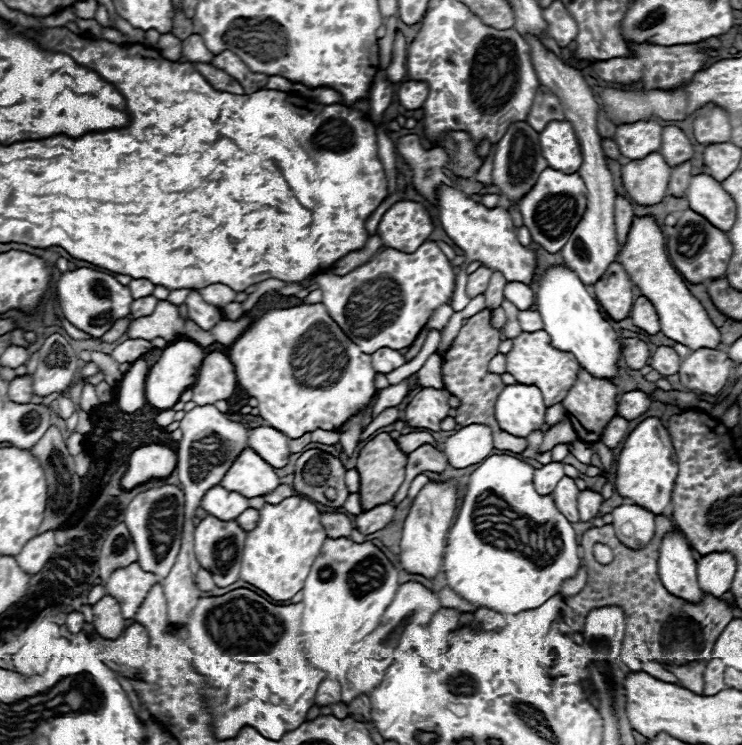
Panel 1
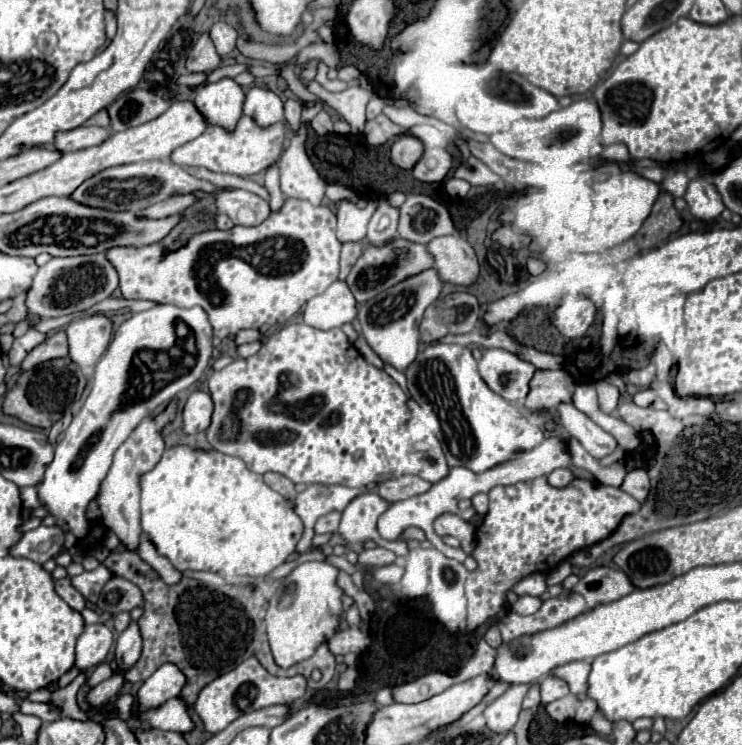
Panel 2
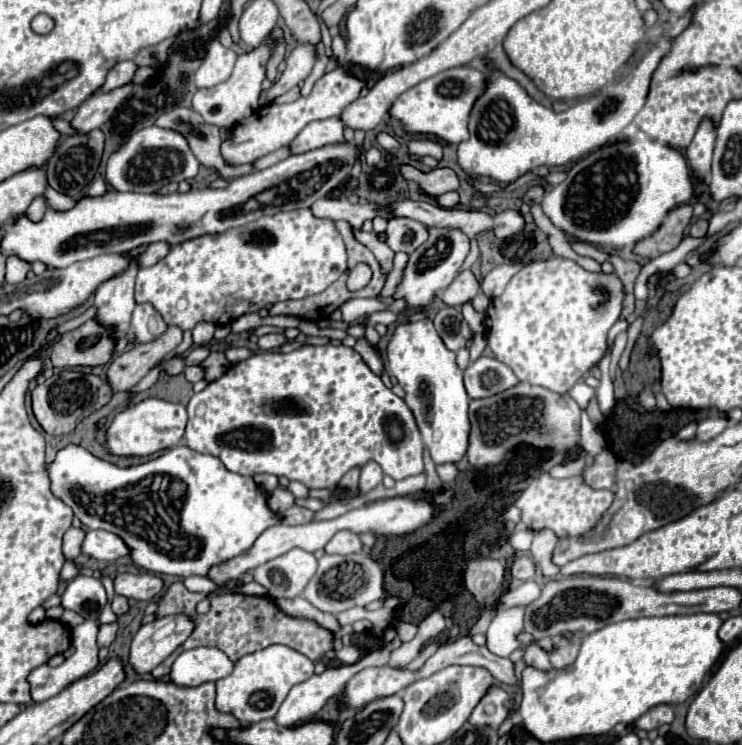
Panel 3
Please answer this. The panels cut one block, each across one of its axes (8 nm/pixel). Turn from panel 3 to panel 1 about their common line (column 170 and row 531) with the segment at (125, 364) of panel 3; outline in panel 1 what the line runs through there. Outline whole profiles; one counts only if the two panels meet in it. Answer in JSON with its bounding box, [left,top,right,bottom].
[320,512,352,538]

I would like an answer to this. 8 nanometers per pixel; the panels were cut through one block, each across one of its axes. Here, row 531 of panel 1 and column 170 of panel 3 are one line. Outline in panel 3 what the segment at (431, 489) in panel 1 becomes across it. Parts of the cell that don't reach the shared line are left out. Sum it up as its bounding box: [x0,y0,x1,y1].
[104,398,186,458]

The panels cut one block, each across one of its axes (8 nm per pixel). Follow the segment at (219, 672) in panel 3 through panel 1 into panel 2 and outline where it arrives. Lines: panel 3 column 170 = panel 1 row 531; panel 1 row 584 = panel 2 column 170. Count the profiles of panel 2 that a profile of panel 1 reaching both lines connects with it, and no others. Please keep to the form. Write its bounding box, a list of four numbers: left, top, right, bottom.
[138,664,186,712]

